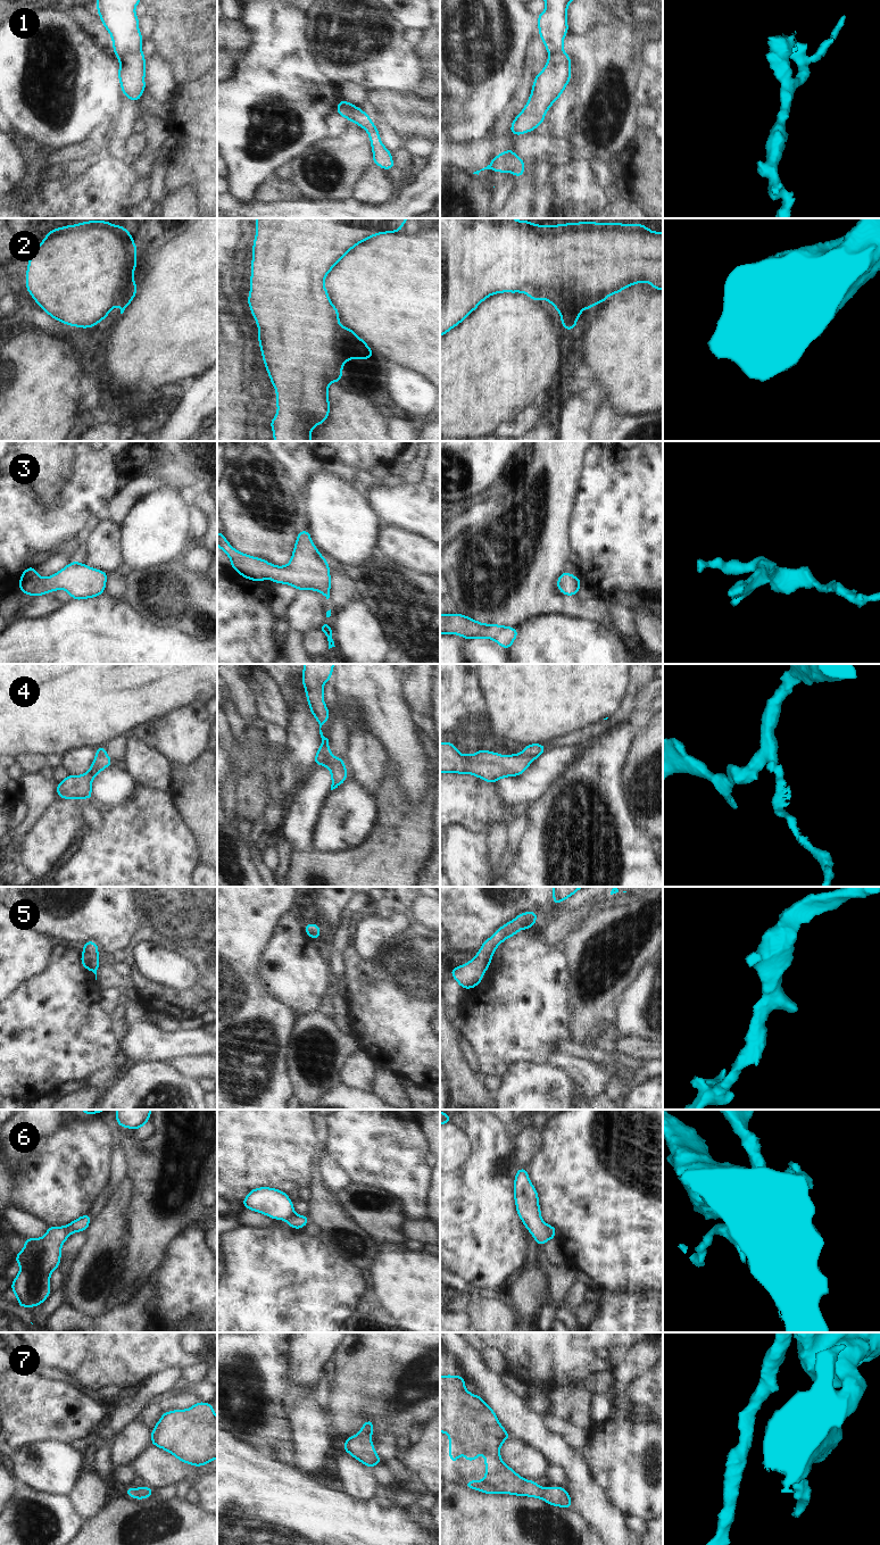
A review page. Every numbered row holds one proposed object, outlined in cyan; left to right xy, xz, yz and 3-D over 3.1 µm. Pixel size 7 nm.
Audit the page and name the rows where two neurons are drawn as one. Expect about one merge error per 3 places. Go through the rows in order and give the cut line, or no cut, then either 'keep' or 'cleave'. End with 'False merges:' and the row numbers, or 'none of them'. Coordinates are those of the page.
1: cut in xy along (140, 48), (127, 51), (119, 58); cleave
2: no cut; keep
3: no cut; keep
4: no cut; keep
5: no cut; keep
6: cut in yz along (546, 1226), (549, 1238); cleave
7: no cut; keep
False merges: 1, 6

